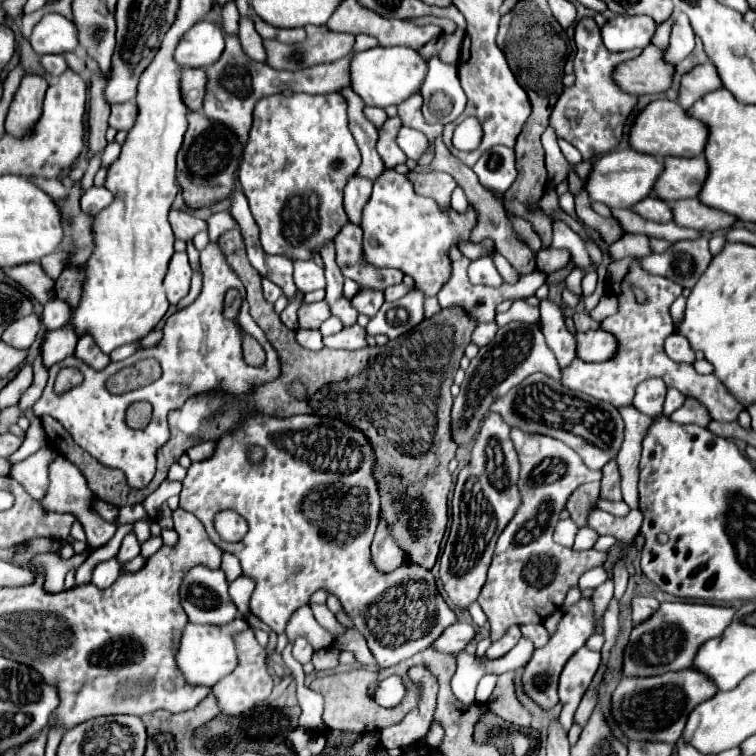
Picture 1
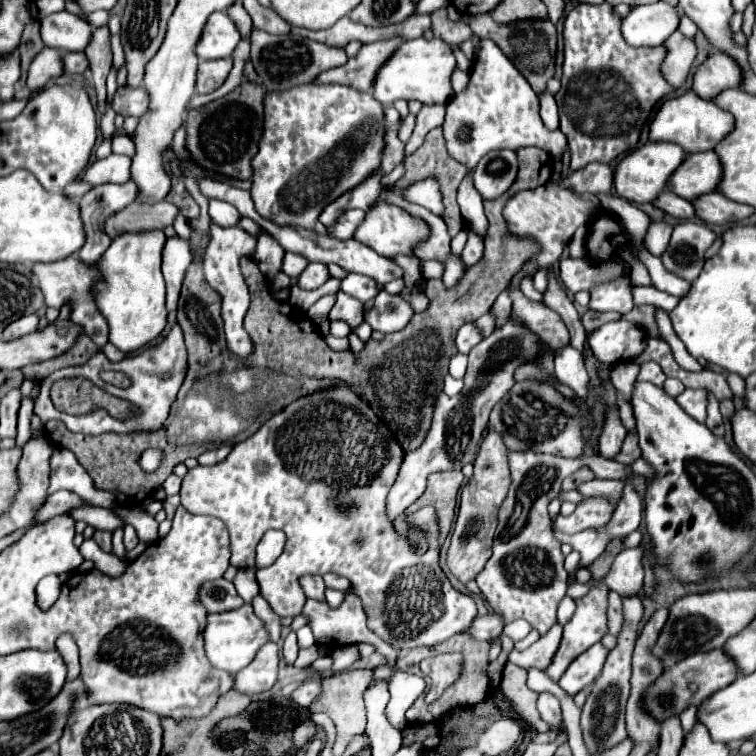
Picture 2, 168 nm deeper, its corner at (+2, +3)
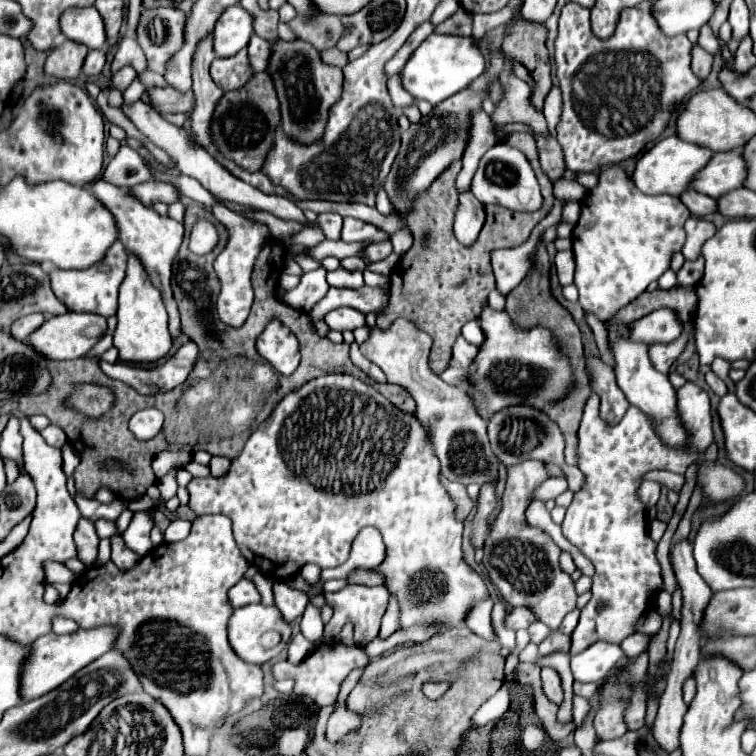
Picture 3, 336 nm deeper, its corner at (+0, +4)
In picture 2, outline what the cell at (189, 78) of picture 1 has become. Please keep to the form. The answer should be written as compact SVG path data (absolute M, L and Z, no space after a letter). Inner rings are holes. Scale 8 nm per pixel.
M216 59L216 61L200 61L198 65L198 79L196 79L196 93L204 95L204 93L212 93L214 89L218 89L228 73L232 69L232 59Z

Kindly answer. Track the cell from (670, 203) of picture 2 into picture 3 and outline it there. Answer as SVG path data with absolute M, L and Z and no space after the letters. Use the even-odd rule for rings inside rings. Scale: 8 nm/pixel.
M688 190L684 192L682 196L682 202L688 206L688 210L694 214L694 216L708 216L708 214L714 214L718 210L718 200L712 198L712 196L706 196L706 194L700 194L696 190Z

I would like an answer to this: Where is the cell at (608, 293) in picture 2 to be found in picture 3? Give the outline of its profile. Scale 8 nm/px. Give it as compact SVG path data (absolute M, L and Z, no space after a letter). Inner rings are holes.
M606 166L600 172L596 188L592 188L582 200L582 214L574 226L572 248L576 258L574 284L580 292L580 306L596 314L602 322L614 312L624 308L630 300L640 296L650 282L658 280L668 268L674 252L684 246L684 222L690 218L690 210L680 202L678 196L658 194L648 196L636 188L632 178L620 166Z

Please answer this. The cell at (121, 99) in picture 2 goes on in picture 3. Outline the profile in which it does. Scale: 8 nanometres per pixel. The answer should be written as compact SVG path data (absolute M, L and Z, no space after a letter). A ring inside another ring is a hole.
M146 88L152 98L152 104L158 112L192 112L194 108L194 94L192 90L180 94L172 88Z

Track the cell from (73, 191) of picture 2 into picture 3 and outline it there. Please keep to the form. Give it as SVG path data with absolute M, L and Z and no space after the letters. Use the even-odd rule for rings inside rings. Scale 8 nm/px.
M98 178L94 184L90 184L94 196L108 208L112 210L114 218L116 218L116 224L118 224L118 232L120 232L120 240L124 242L124 246L128 248L128 252L132 252L144 266L144 270L148 272L148 278L150 282L160 290L162 294L162 300L164 300L164 306L168 310L168 330L170 330L170 338L176 340L182 330L180 330L180 316L178 316L178 308L176 308L176 302L172 298L172 290L170 290L170 274L172 274L172 260L176 258L176 252L182 244L182 234L184 234L184 228L180 222L172 220L170 216L160 216L156 210L140 204L130 188L118 188L102 178Z

